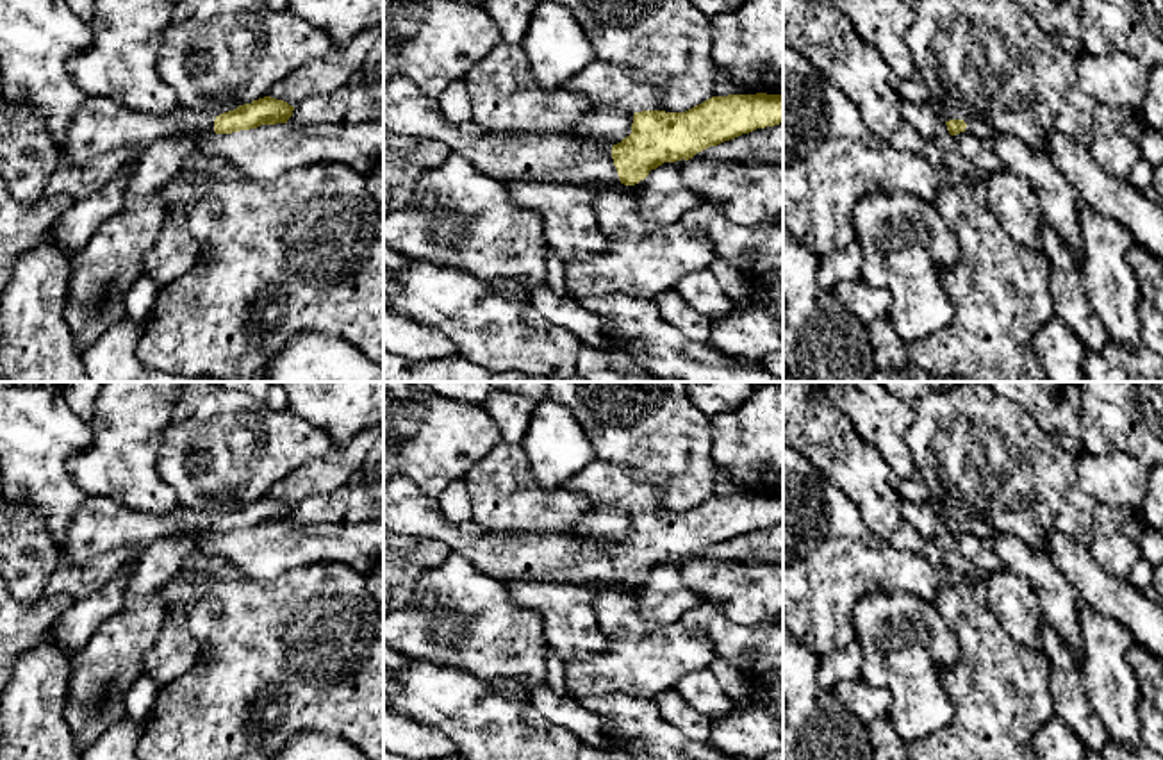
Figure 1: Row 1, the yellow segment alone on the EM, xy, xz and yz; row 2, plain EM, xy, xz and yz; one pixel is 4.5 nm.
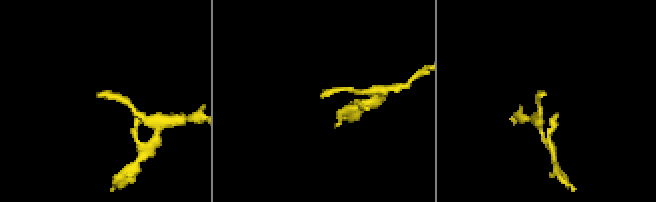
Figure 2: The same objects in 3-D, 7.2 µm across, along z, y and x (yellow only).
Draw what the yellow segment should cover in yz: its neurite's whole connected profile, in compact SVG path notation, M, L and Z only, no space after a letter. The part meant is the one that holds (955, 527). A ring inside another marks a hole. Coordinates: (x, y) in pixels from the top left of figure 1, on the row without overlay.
M938 507L940 519L947 525L951 535L960 532L969 532L976 537L990 537L994 533L992 526L981 519L960 516L958 512Z

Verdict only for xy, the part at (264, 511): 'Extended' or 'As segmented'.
Extended

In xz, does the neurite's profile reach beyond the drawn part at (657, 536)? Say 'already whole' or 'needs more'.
needs more

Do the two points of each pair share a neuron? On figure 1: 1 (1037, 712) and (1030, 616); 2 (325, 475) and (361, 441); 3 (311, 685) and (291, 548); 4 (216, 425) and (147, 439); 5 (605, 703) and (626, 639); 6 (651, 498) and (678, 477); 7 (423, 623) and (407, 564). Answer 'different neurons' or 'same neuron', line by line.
1: different neurons
2: same neuron
3: different neurons
4: different neurons
5: different neurons
6: different neurons
7: different neurons

